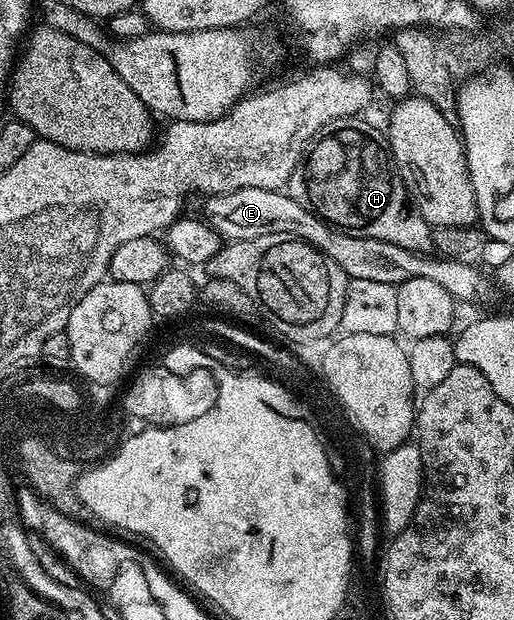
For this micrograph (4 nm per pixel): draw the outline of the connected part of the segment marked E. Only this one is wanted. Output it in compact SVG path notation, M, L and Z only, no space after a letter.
M239 188L235 192L206 197L204 202L204 221L208 222L211 228L215 228L215 232L219 232L222 239L230 242L251 240L255 236L267 236L268 234L286 234L287 236L302 238L304 242L312 244L316 250L322 250L328 258L335 260L335 264L339 264L339 268L343 268L343 272L348 278L354 278L355 280L375 280L379 284L391 284L395 287L401 286L407 280L415 280L416 278L432 280L434 284L439 284L443 288L447 288L447 292L451 297L461 304L464 304L464 302L489 302L493 298L493 290L495 291L494 279L490 275L488 278L484 274L486 271L481 266L459 264L455 260L447 260L440 256L430 256L425 252L399 248L399 244L387 244L387 240L371 240L363 236L351 236L347 232L328 226L326 222L319 220L319 216L307 212L307 208L303 208L303 204L296 202L284 189Z

